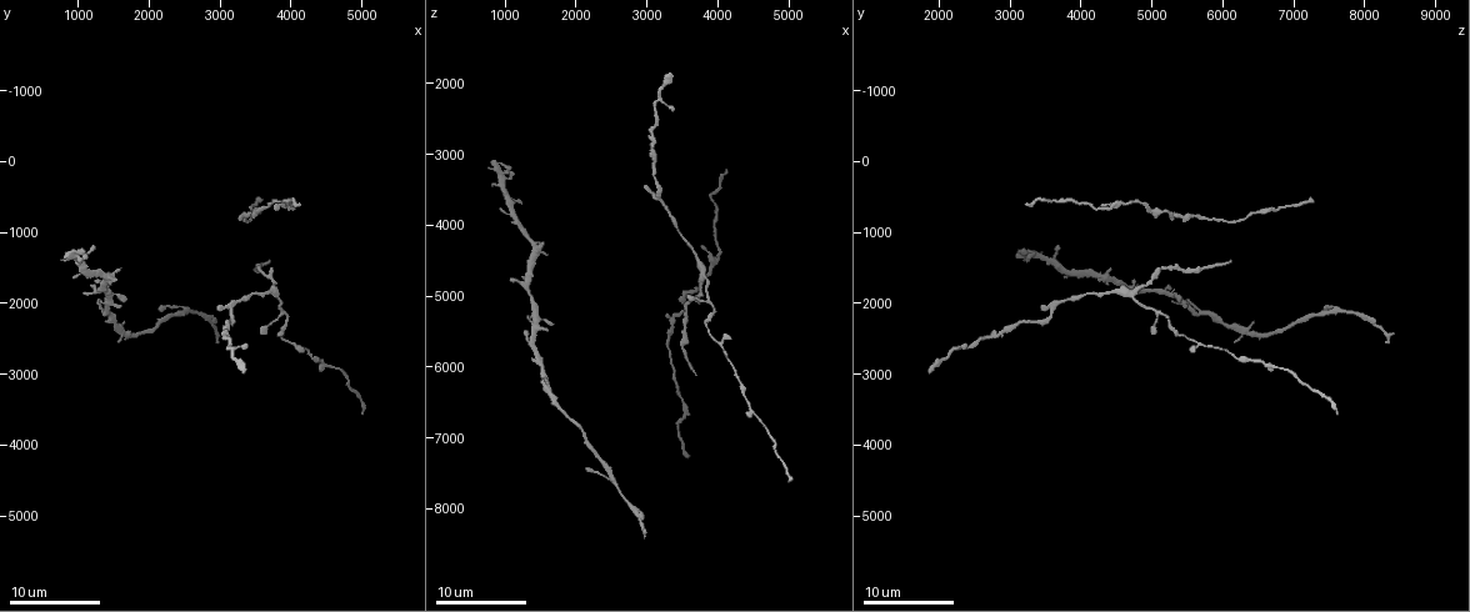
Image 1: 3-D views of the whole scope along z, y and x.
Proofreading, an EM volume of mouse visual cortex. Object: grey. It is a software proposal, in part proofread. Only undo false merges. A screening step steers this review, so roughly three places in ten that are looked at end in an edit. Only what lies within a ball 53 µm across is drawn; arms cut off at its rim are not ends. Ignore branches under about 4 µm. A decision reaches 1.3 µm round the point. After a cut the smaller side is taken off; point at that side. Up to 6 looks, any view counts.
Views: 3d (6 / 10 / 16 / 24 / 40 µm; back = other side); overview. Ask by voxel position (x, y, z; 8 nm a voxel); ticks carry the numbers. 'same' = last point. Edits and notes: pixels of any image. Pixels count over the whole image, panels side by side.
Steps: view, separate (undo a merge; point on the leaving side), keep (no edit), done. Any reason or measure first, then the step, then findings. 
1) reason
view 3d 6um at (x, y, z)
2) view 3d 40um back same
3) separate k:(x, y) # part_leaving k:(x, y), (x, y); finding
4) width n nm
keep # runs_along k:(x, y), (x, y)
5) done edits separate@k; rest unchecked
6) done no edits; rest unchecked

view 3d 10um at (2550, 2050, 7550)

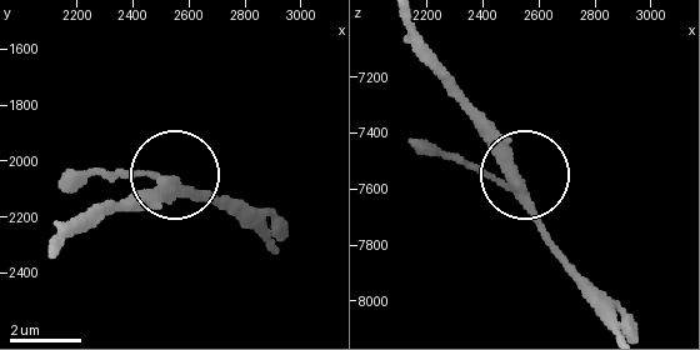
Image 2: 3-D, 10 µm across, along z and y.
width 320 nm
keep # runs_along 2:(409, 25), (424, 61), (519, 178), (540, 231), (581, 274); all the same neuron

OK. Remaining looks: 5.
sudden change in width
view 3d 10um at (2100, 2300, 7000)

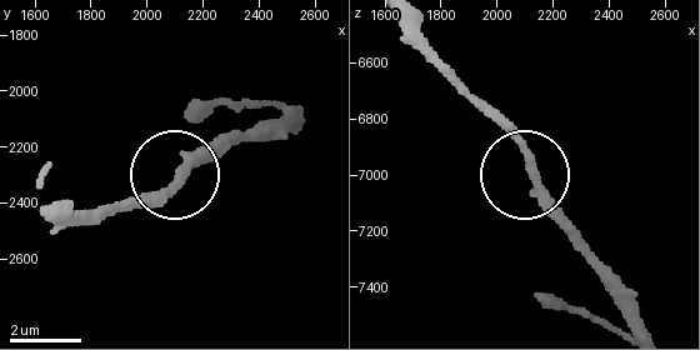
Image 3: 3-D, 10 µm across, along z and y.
keep # one neuron here

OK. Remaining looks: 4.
calibre changes
view 3d 10um at (4000, 600, 4400)

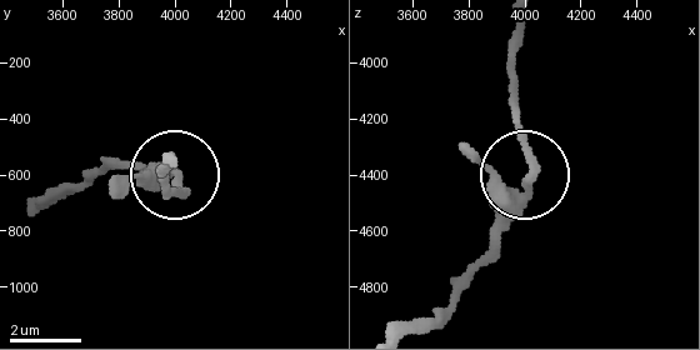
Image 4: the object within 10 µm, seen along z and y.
view 3d 10um back at (4020, 660, 4390)

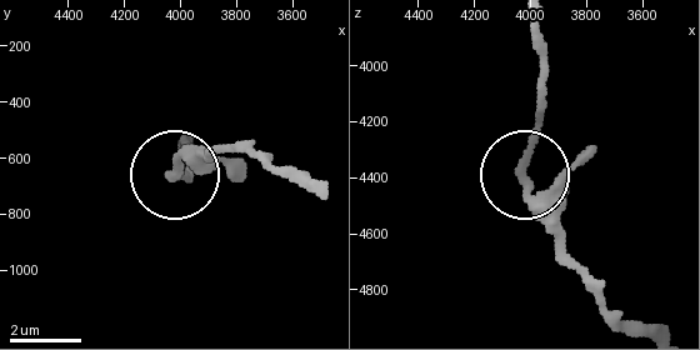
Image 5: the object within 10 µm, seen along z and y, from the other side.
keep # runs_along 5:(634, 328), (571, 256), (559, 211), (529, 175), (544, 63); all the same neuron

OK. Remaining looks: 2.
done no edits; rest unchecked

